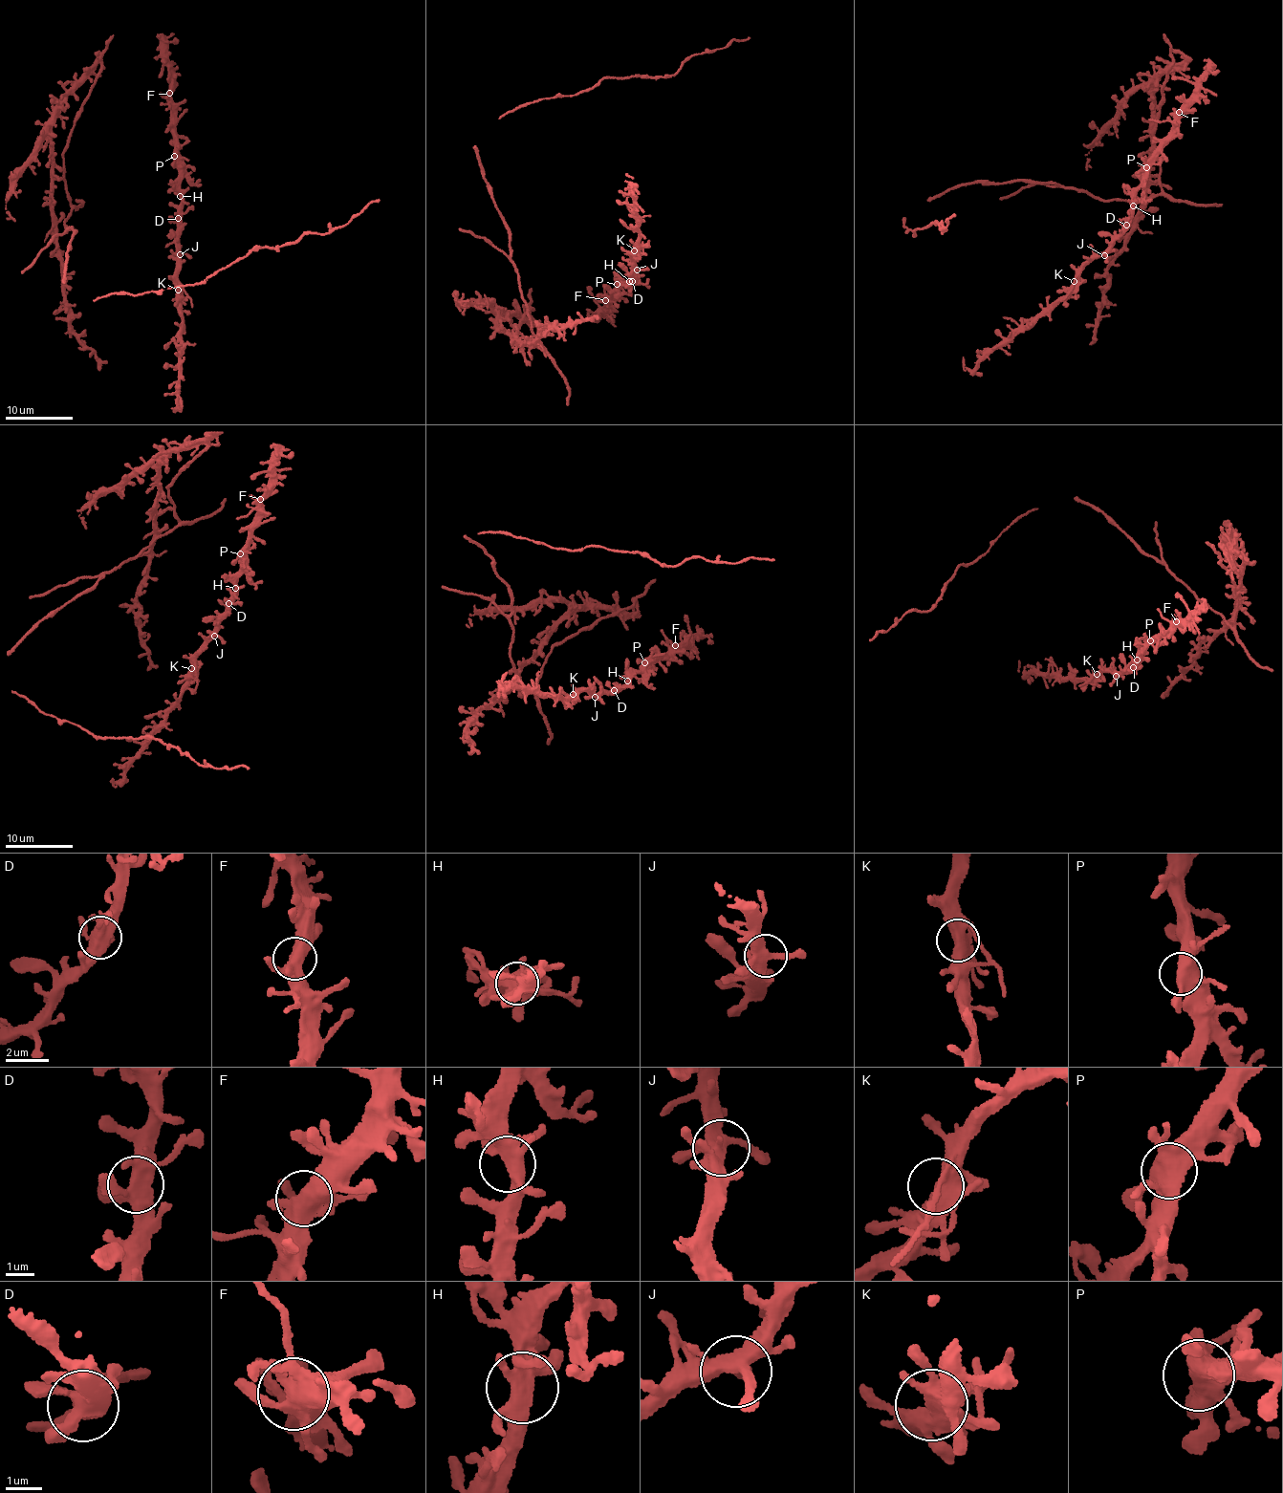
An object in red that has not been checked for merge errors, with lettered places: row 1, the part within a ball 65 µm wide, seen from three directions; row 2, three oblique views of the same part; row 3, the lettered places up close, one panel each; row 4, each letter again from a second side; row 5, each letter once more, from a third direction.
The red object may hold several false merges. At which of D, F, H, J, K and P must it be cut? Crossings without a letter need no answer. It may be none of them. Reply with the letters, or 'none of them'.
none of them

